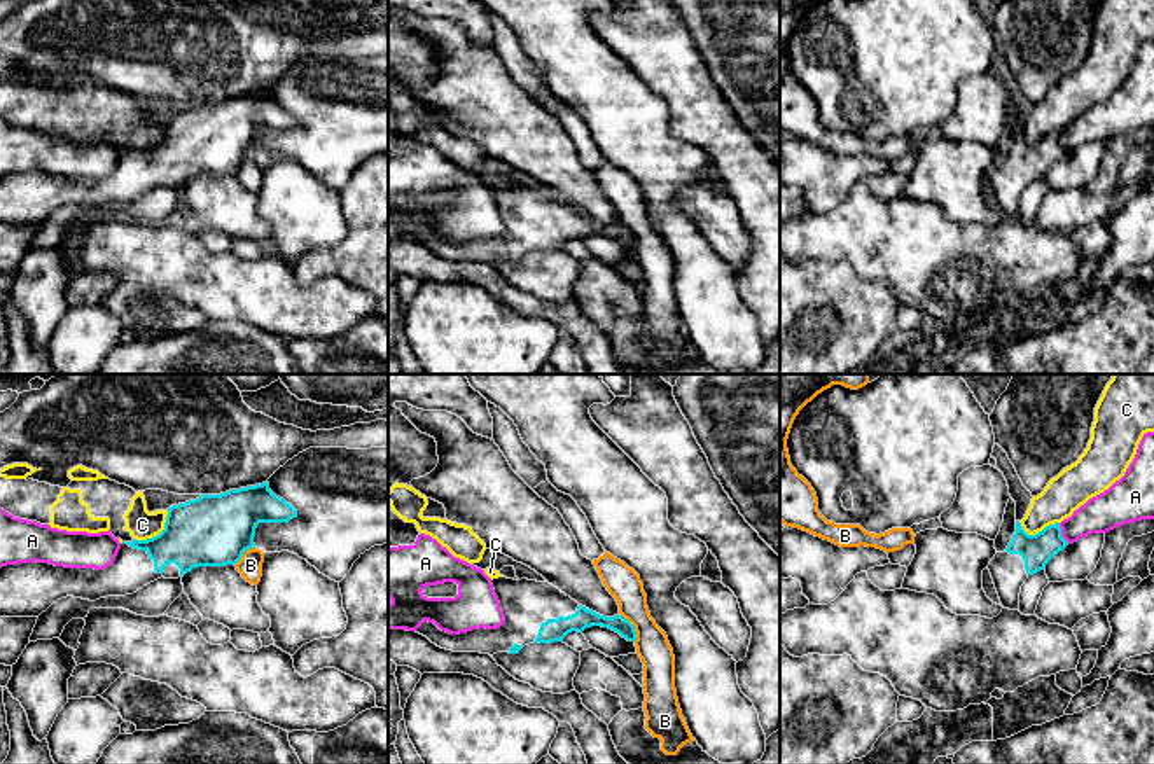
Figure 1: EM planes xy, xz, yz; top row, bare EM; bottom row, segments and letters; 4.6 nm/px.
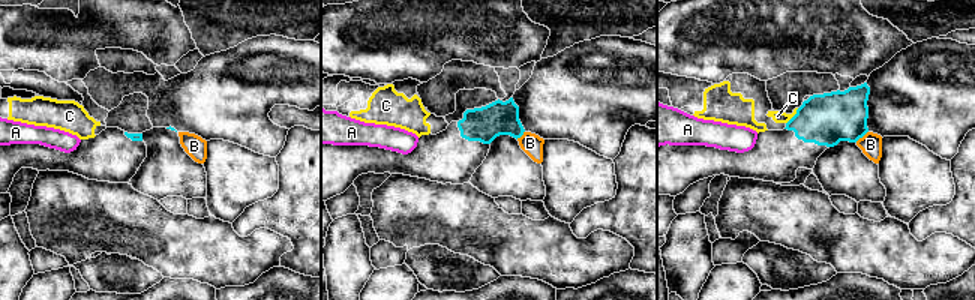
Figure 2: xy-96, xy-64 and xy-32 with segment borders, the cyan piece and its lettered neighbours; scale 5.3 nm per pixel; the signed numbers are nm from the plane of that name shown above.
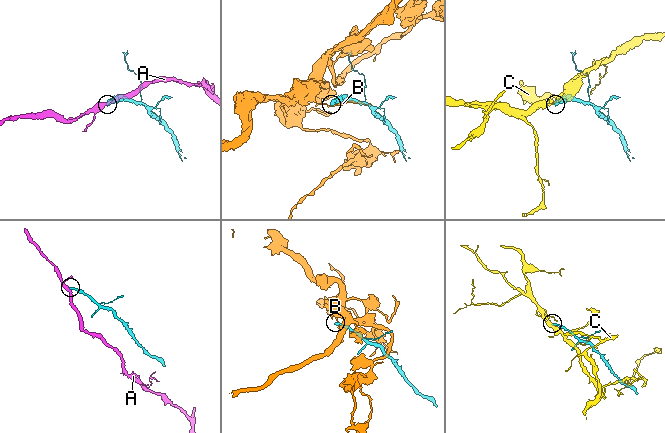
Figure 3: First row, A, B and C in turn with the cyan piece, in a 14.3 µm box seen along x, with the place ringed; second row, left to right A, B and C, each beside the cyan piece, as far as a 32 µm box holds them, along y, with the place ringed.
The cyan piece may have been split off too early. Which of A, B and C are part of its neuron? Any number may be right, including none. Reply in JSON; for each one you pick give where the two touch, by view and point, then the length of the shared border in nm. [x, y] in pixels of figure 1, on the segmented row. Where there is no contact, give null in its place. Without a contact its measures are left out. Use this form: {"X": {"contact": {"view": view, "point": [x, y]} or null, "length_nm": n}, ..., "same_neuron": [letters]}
{"same_neuron": []}

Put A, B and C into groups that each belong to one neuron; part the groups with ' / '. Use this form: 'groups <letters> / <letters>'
groups A / B / C

